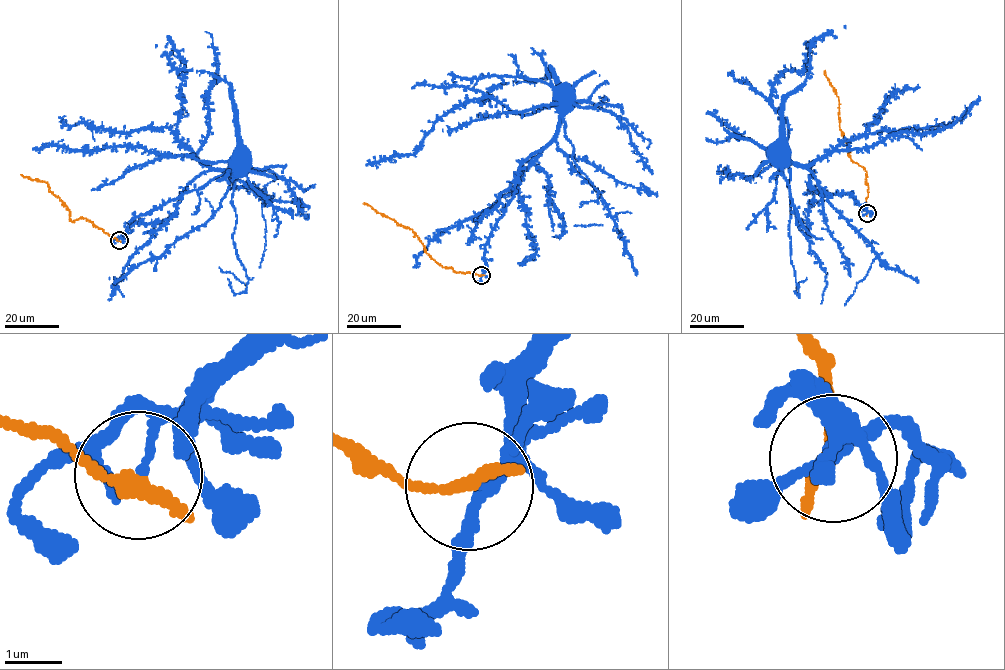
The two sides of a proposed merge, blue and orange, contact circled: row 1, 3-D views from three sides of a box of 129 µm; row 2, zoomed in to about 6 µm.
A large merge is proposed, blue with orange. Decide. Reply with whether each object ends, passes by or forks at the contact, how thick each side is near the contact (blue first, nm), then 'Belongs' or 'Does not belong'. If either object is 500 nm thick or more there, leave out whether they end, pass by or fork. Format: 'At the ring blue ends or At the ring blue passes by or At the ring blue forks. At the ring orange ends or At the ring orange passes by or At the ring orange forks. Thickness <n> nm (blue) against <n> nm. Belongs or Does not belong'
At the ring blue ends. At the ring orange ends. Thickness 140 nm (blue) against 280 nm. Does not belong

